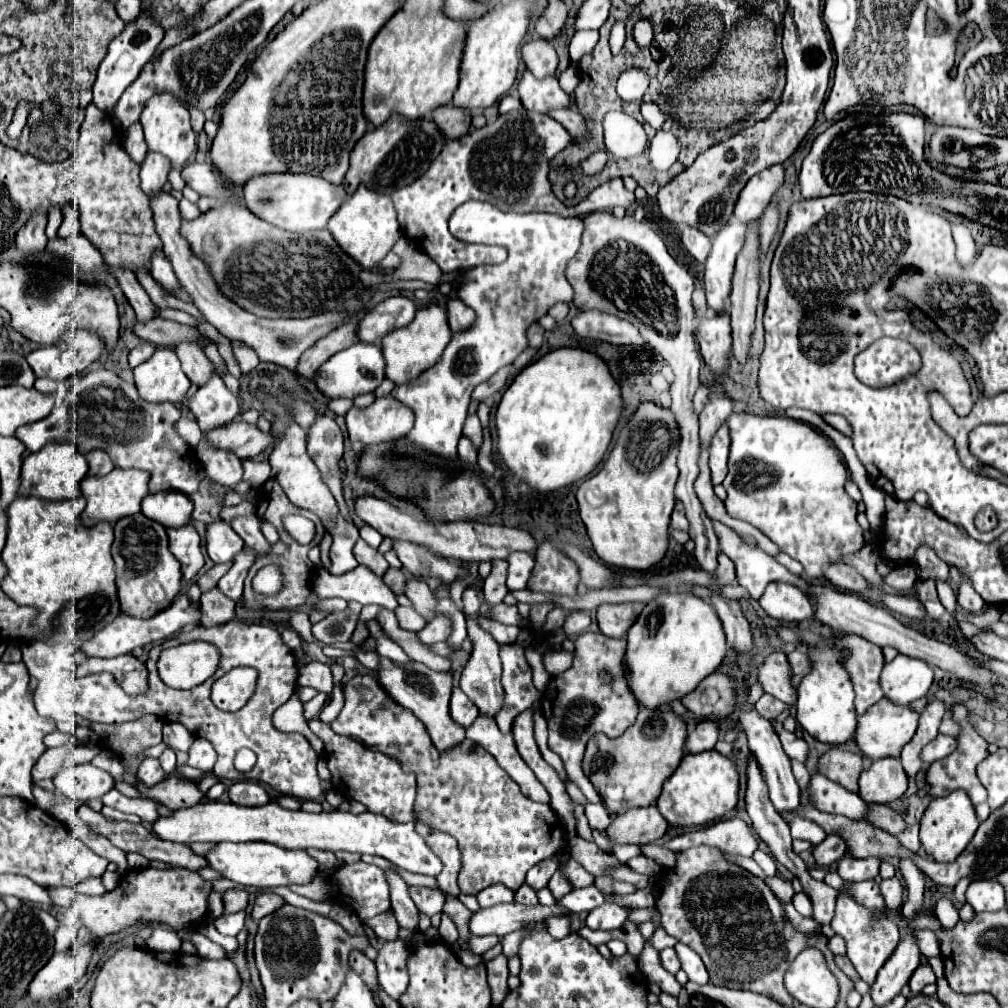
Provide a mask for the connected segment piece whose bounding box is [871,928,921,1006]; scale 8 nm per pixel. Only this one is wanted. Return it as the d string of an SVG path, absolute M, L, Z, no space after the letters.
M913 928L907 940L901 940L893 956L885 962L885 966L879 970L875 984L871 986L871 998L875 1006L885 1006L893 996L901 992L901 988L909 982L911 974L919 966L919 948L913 938Z

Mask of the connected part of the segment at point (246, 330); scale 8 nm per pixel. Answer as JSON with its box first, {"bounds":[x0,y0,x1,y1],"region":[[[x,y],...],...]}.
{"bounds":[149,192,351,370],"region":[[[161,192],[157,200],[149,200],[149,202],[151,202],[157,234],[163,240],[163,252],[165,256],[169,256],[169,262],[173,264],[173,272],[177,272],[177,280],[181,282],[181,286],[185,286],[185,290],[193,296],[193,304],[199,308],[203,318],[209,324],[213,324],[225,338],[243,340],[245,344],[249,344],[257,352],[261,362],[271,362],[287,370],[295,370],[301,354],[307,348],[311,348],[317,340],[325,338],[329,332],[333,332],[335,328],[345,324],[345,320],[351,318],[351,314],[345,314],[345,312],[325,312],[325,314],[317,314],[303,320],[269,320],[269,318],[257,318],[245,312],[243,308],[239,308],[237,304],[233,304],[219,292],[207,266],[197,256],[193,256],[193,252],[189,250],[189,244],[181,238],[179,226],[183,218],[181,218],[177,200],[171,194]]]}

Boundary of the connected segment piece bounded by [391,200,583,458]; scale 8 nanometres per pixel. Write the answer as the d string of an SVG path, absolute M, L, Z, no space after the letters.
M469 200L461 204L453 216L449 218L449 230L453 232L455 238L463 242L473 242L473 244L499 244L509 250L509 258L503 264L495 266L477 266L473 270L467 270L459 288L457 296L475 310L477 320L473 322L471 328L457 332L453 340L445 348L445 356L433 366L427 368L419 378L415 378L409 384L395 386L393 396L401 400L405 406L409 406L415 412L415 426L409 432L407 440L411 444L419 444L425 450L433 454L441 454L445 458L455 458L457 456L457 442L461 438L463 422L467 418L467 408L469 408L469 398L471 392L477 384L489 380L499 368L511 364L529 344L527 344L527 328L533 324L533 320L539 320L541 316L547 314L547 310L555 302L571 302L573 300L573 288L565 278L565 268L567 262L577 254L581 246L581 234L583 234L583 220L581 218L563 218L557 214L545 214L545 212L535 212L535 214L507 214L495 208L489 202L479 202L479 200Z

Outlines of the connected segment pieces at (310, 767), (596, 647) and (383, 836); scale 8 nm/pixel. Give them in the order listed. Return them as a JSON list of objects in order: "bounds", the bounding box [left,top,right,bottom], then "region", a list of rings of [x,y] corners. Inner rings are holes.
[{"bounds":[73,620,325,800],"region":[[[231,620],[223,626],[215,628],[203,628],[197,626],[191,632],[181,632],[157,646],[151,648],[149,660],[147,660],[147,670],[149,670],[149,690],[139,696],[129,696],[123,692],[123,688],[117,684],[117,680],[103,672],[103,674],[91,674],[85,678],[77,678],[75,690],[73,690],[73,714],[93,722],[103,722],[103,724],[121,724],[121,722],[131,722],[139,720],[145,714],[155,714],[161,720],[169,722],[179,722],[183,724],[193,736],[205,736],[215,752],[217,752],[217,762],[213,768],[213,774],[219,780],[257,780],[265,782],[271,788],[275,788],[279,794],[295,796],[299,800],[319,800],[323,798],[325,790],[321,788],[321,780],[317,776],[317,760],[319,756],[311,748],[305,736],[301,734],[285,734],[279,732],[273,726],[273,712],[285,704],[293,692],[295,692],[295,682],[299,676],[297,668],[297,656],[295,652],[281,640],[281,634],[273,626],[263,626],[263,624],[245,624],[239,620]],[[185,642],[209,642],[213,644],[219,654],[219,666],[217,666],[217,676],[211,676],[203,684],[191,688],[191,690],[173,690],[165,686],[157,674],[157,658],[161,650],[185,644]],[[237,666],[249,666],[257,670],[257,688],[255,694],[247,700],[243,710],[237,712],[225,712],[219,710],[211,702],[211,686],[217,678],[227,674],[229,670]],[[241,748],[251,748],[257,754],[257,764],[253,766],[251,772],[239,772],[233,766],[235,752]]]},{"bounds":[541,632,639,802],"region":[[[585,632],[575,638],[573,664],[569,670],[551,676],[545,692],[541,694],[541,712],[549,726],[549,748],[561,756],[567,776],[583,790],[589,802],[601,802],[599,794],[591,786],[591,782],[581,772],[581,756],[585,746],[593,734],[603,732],[609,738],[621,736],[637,718],[639,704],[629,690],[623,656],[625,656],[627,640],[613,640],[601,632]],[[607,672],[611,682],[603,682],[601,674]]]},{"bounds":[153,800,443,876],"region":[[[211,800],[203,804],[195,804],[193,808],[181,808],[171,812],[169,816],[159,816],[153,822],[153,832],[161,840],[169,842],[271,842],[283,848],[319,848],[329,852],[357,852],[357,854],[375,854],[399,868],[409,872],[437,876],[443,868],[441,860],[433,854],[433,850],[425,844],[425,840],[415,832],[415,824],[397,824],[383,816],[375,816],[371,812],[363,814],[347,814],[335,810],[331,814],[309,814],[303,810],[287,810],[275,802],[265,806],[245,808],[231,802]]]}]

